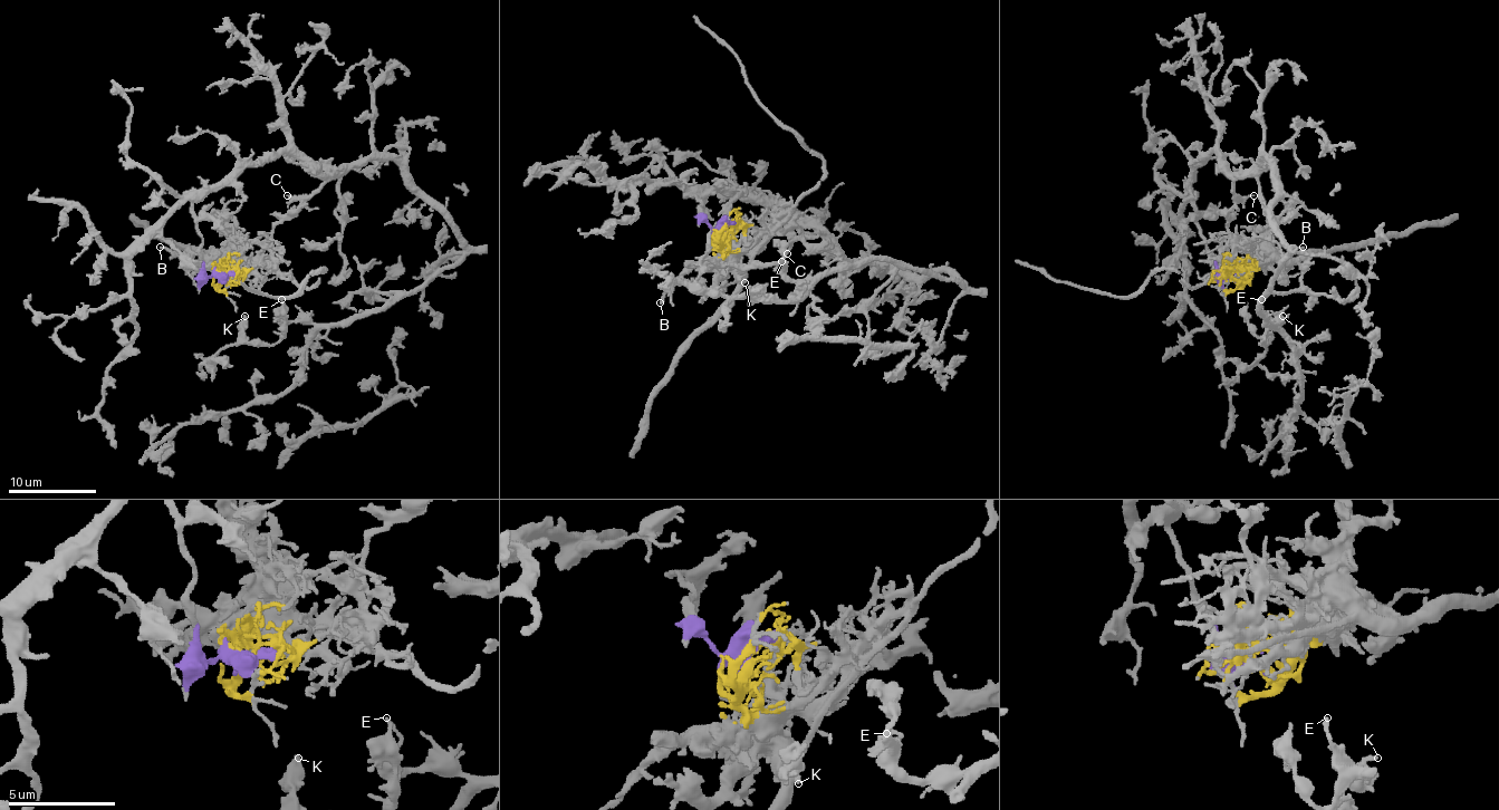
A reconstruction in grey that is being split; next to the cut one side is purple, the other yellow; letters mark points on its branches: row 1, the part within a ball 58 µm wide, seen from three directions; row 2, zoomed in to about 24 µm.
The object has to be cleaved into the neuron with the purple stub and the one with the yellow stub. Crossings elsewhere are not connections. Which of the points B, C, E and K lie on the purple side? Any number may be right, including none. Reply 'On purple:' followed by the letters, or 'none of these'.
On purple: C, E, K

